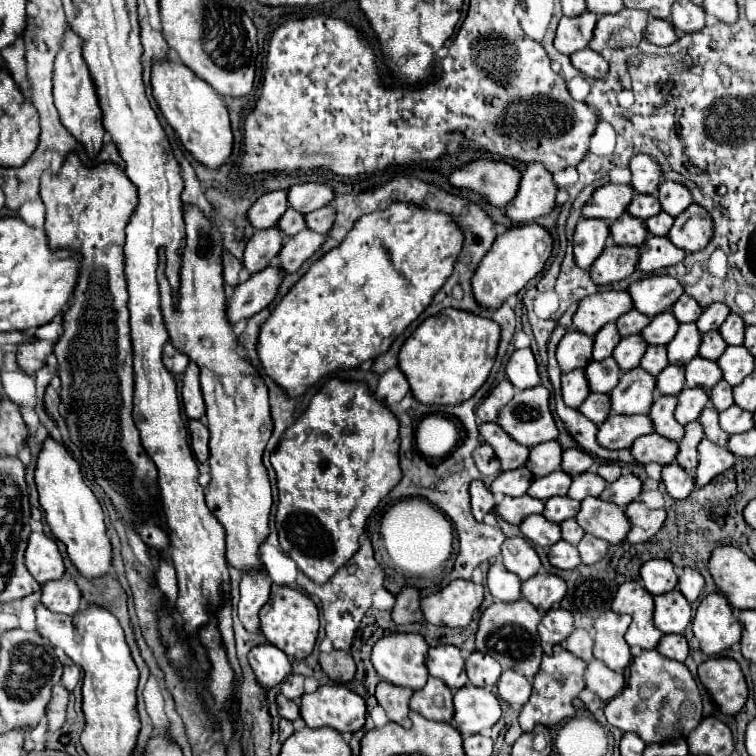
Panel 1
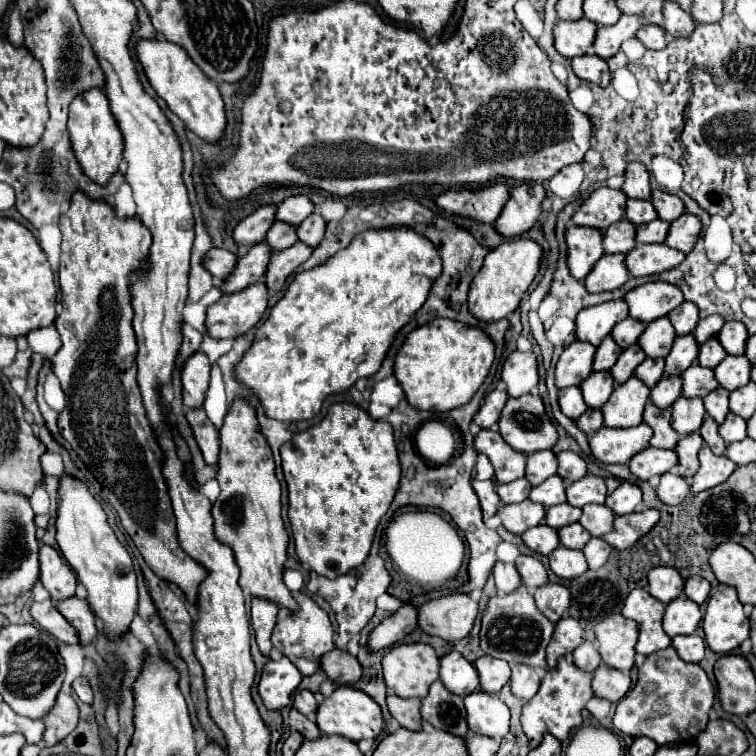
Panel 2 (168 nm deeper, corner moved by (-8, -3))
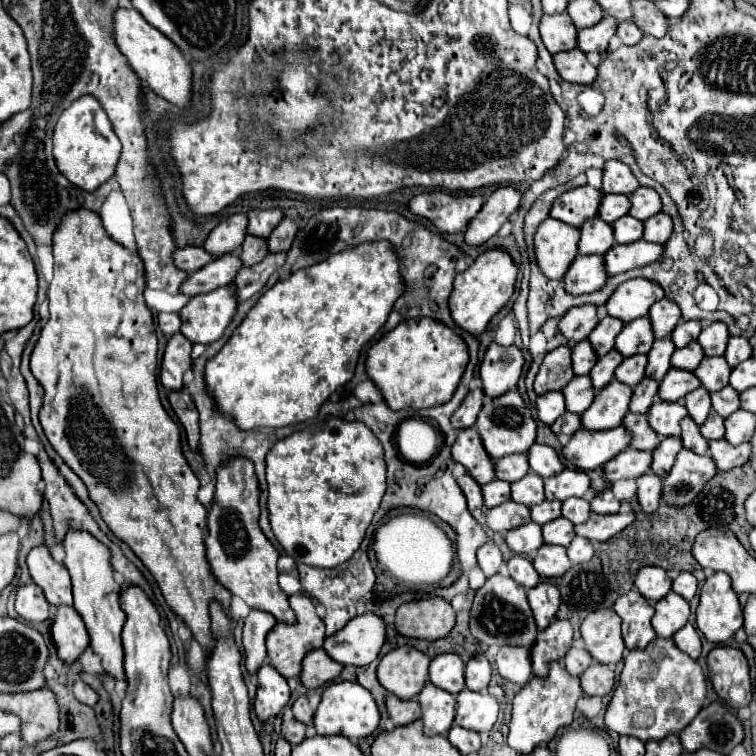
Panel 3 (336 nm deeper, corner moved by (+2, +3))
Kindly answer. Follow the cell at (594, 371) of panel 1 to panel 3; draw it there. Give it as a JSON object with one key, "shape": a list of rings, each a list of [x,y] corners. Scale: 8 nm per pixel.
{"shape":[[[575,376],[563,388],[563,396],[565,396],[565,406],[569,412],[583,414],[583,410],[589,408],[591,402],[595,400],[595,388],[591,384],[591,378],[589,376]]]}

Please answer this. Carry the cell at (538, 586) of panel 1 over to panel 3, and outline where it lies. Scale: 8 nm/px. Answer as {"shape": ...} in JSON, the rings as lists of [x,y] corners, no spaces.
{"shape":[[[539,582],[537,586],[527,590],[527,598],[531,604],[531,610],[535,614],[535,622],[539,630],[545,630],[557,614],[557,608],[561,604],[561,596],[557,586],[549,584],[549,582]]]}

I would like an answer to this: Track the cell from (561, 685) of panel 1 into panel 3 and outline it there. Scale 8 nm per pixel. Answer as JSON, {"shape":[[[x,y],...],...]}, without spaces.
{"shape":[[[551,662],[549,676],[533,676],[513,698],[513,716],[509,722],[509,746],[519,754],[529,754],[535,746],[547,744],[561,726],[573,722],[575,702],[583,696],[579,676],[571,676],[559,662]]]}

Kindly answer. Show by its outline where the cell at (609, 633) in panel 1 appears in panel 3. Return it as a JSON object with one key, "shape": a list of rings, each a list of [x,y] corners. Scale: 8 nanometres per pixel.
{"shape":[[[599,608],[581,622],[581,636],[587,644],[589,654],[601,662],[615,666],[623,658],[621,618],[613,608]]]}

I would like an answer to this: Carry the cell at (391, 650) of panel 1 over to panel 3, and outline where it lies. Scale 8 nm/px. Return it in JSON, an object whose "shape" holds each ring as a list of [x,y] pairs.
{"shape":[[[399,646],[381,658],[377,678],[381,686],[397,698],[411,700],[425,686],[429,662],[431,660],[421,650],[413,646]]]}

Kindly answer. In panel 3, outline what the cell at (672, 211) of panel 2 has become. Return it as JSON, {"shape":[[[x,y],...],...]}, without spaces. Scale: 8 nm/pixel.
{"shape":[[[637,188],[631,196],[631,210],[629,214],[637,220],[647,220],[653,214],[661,212],[661,198],[653,188]]]}

